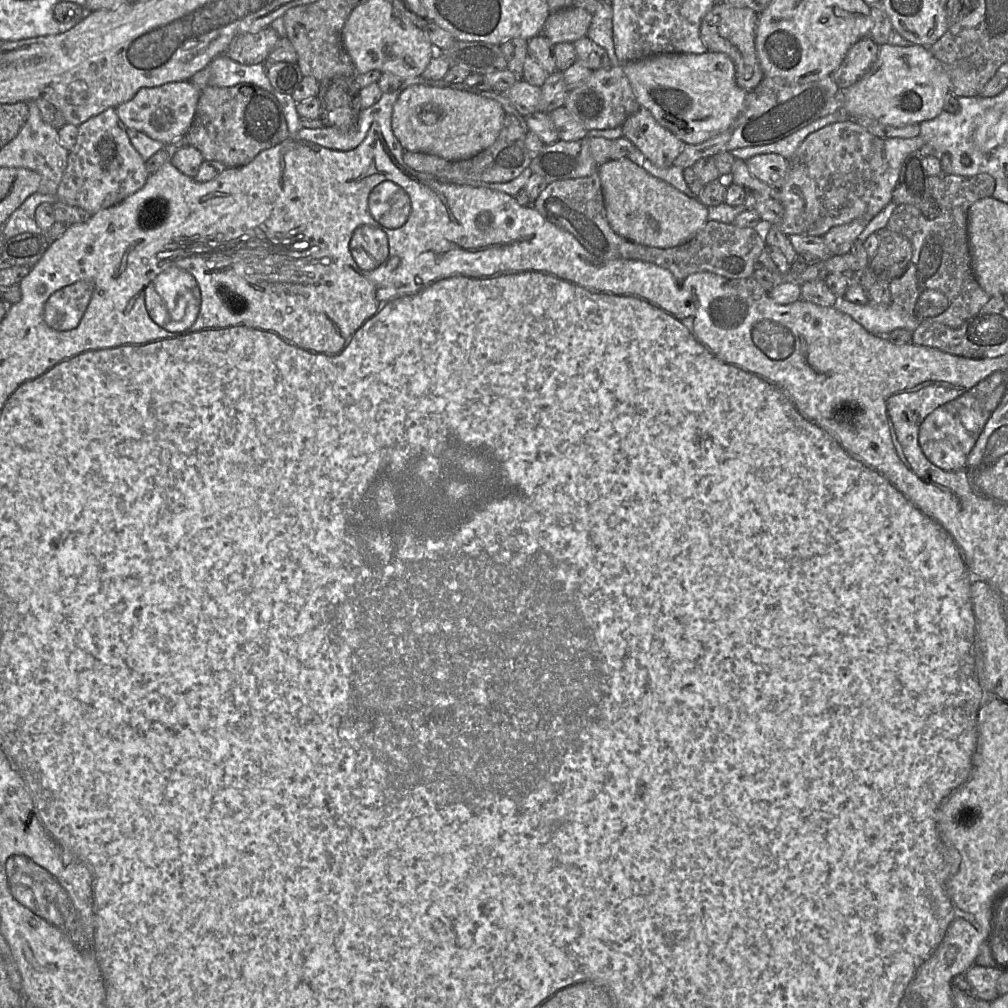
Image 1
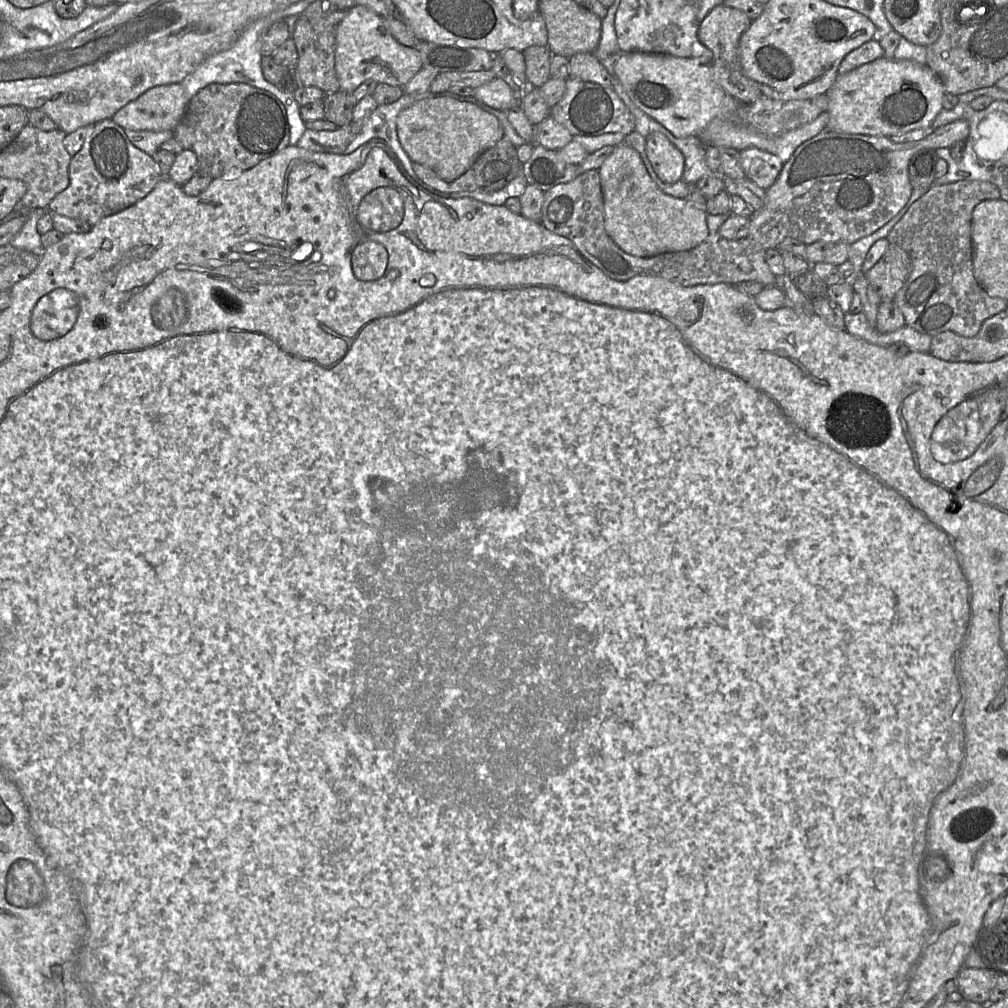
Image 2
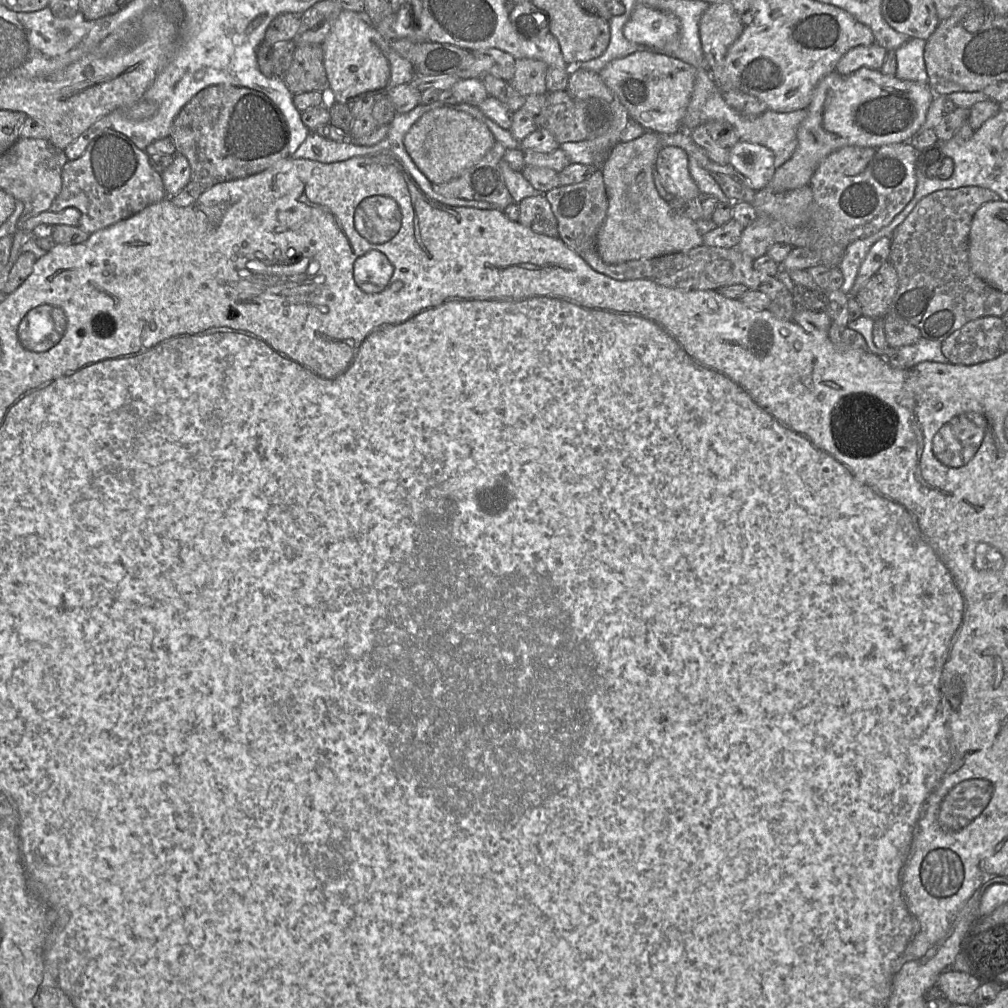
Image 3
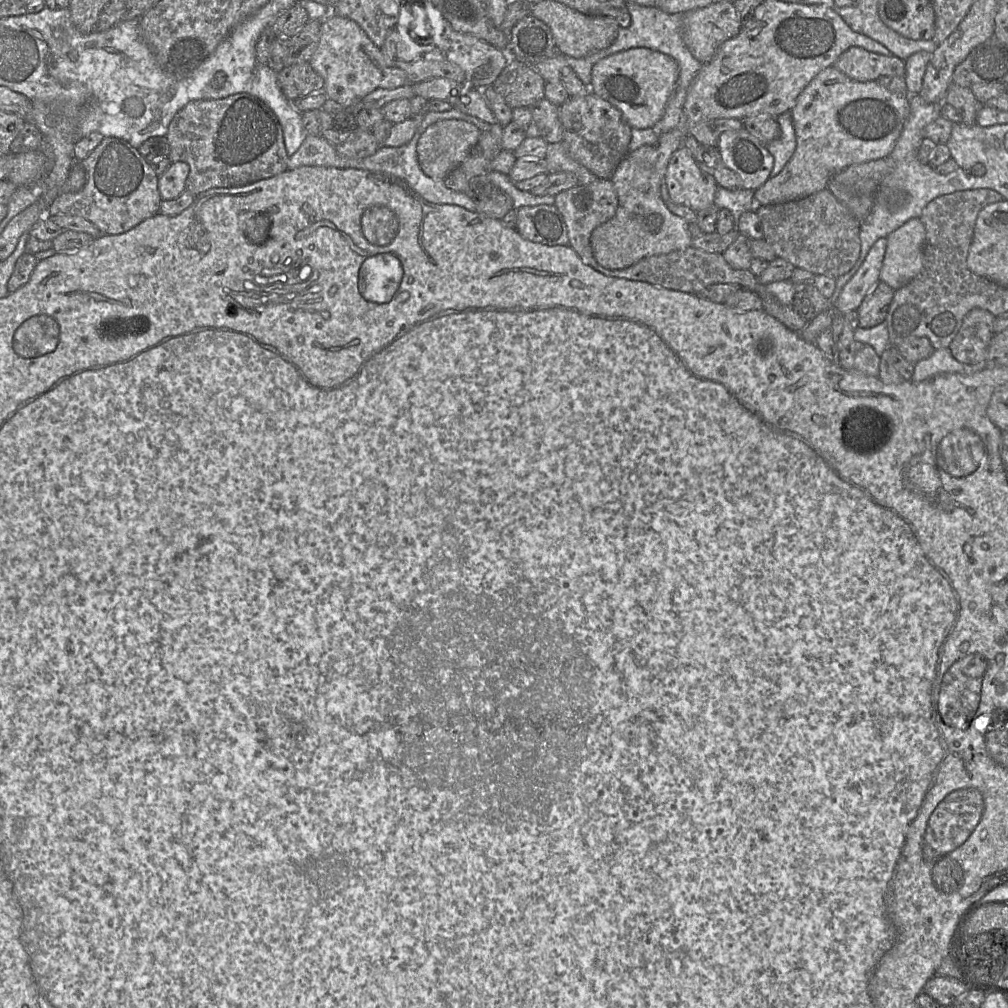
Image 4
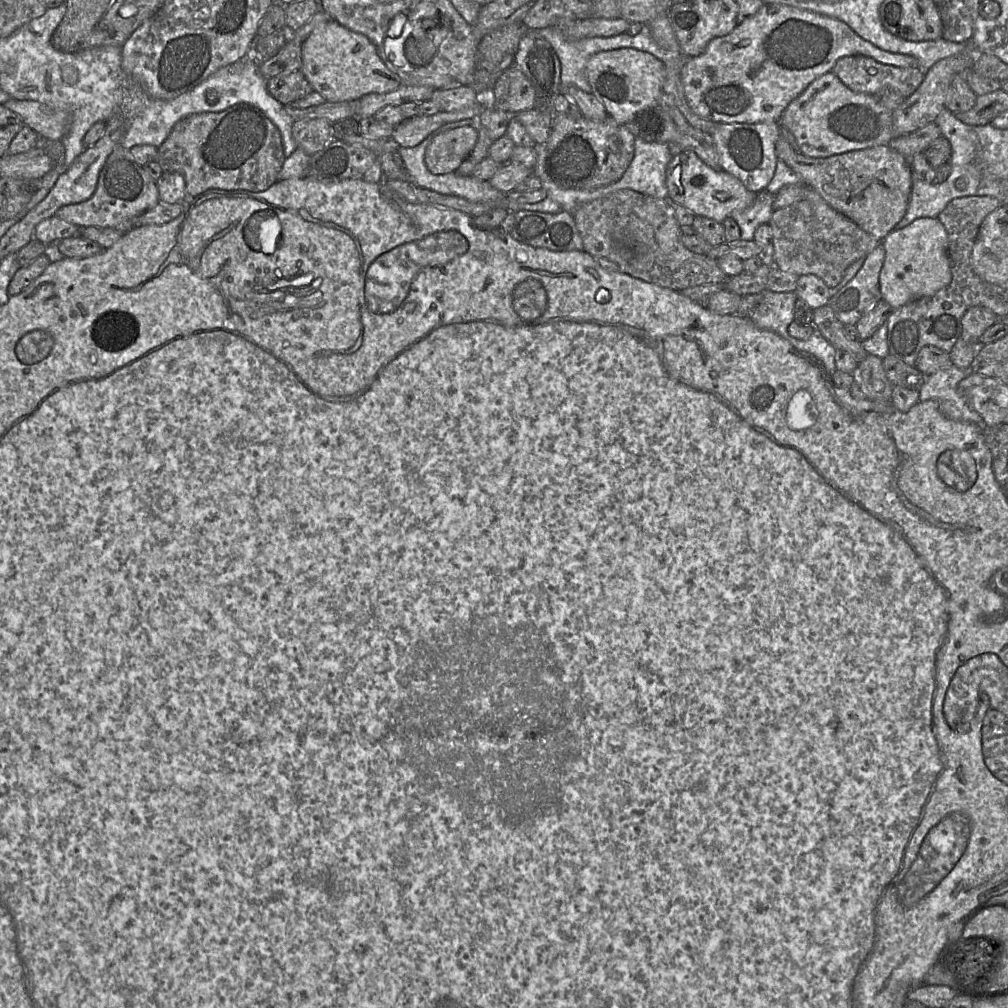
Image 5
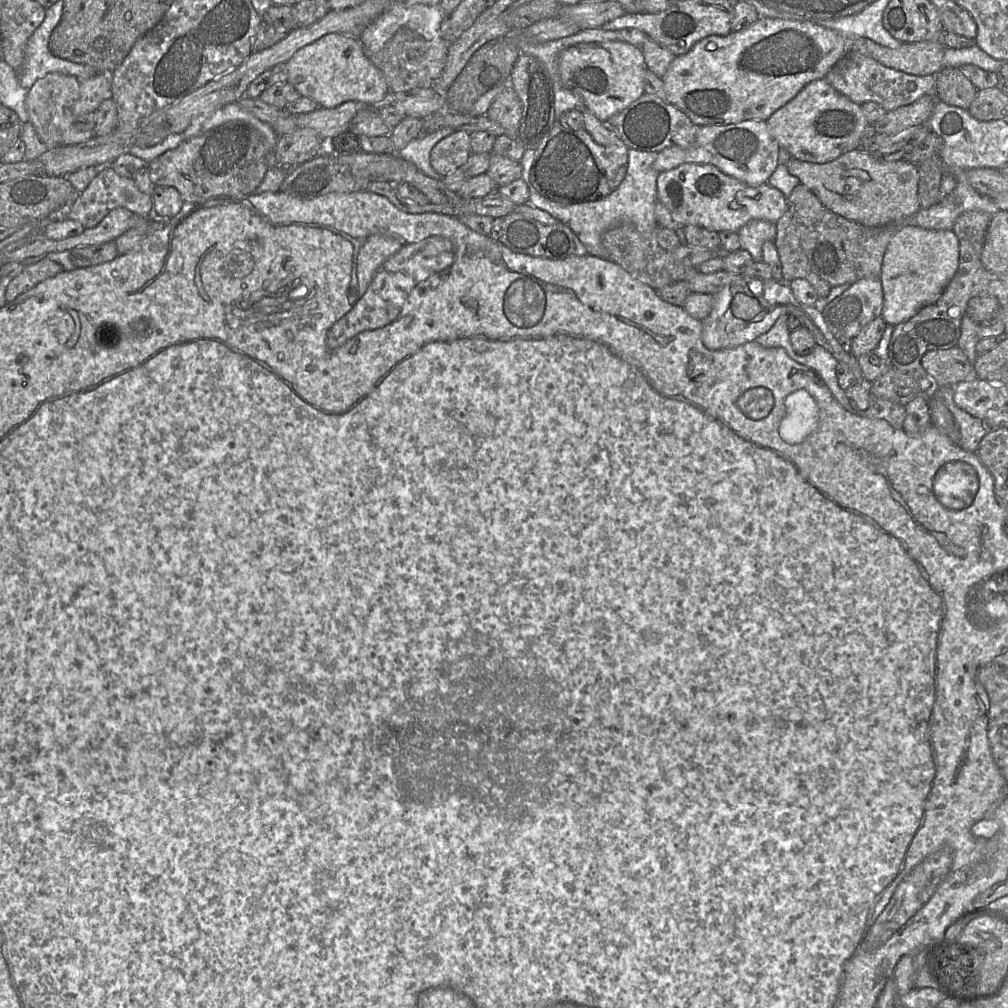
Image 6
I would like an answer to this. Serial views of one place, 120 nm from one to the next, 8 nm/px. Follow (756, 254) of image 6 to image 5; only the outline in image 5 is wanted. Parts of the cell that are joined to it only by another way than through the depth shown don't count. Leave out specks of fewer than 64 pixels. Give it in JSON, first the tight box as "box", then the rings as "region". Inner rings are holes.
{"box":[731,189,774,241],"region":[[[765,189],[757,193],[749,207],[731,214],[740,228],[740,239],[752,241],[757,227],[769,223],[774,211],[773,200],[774,195]]]}

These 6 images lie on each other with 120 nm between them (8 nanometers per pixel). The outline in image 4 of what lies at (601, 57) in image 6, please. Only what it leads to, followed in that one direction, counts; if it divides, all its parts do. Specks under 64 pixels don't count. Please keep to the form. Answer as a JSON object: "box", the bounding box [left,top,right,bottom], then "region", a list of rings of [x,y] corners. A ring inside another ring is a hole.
{"box":[590,48,679,128],"region":[[[630,48],[599,60],[592,68],[590,91],[616,107],[632,128],[653,128],[662,118],[675,87],[679,65],[670,56],[648,48]]]}

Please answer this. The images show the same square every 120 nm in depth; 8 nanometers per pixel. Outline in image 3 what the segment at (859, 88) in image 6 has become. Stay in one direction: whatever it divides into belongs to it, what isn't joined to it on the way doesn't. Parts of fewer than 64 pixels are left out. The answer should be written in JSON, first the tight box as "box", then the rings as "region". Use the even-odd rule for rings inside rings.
{"box":[835,43,887,75],"region":[[[877,43],[870,46],[856,46],[842,56],[835,70],[841,75],[849,75],[862,67],[880,70],[886,53],[887,50]]]}

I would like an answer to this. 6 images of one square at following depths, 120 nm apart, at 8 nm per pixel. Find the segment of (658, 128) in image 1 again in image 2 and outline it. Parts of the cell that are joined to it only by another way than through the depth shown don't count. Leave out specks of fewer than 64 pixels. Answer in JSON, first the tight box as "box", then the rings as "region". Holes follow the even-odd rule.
{"box":[645,132,685,184],"region":[[[660,132],[646,136],[645,143],[646,155],[659,179],[669,184],[680,181],[685,168],[683,153]]]}

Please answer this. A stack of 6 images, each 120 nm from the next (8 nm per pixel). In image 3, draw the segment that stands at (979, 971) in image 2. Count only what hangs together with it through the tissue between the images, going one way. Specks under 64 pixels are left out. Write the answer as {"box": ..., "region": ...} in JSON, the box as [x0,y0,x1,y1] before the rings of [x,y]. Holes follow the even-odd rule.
{"box":[936,969,981,1004],"region":[[[947,969],[937,979],[936,986],[945,994],[952,1004],[970,1004],[971,996],[981,984],[981,981],[969,973]]]}

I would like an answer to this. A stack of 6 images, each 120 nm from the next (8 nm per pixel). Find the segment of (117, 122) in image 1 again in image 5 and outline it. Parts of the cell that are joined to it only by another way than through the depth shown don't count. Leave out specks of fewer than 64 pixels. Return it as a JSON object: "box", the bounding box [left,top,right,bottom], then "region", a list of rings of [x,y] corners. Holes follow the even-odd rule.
{"box":[55,146,160,232],"region":[[[117,146],[100,171],[95,192],[80,203],[69,204],[56,211],[55,216],[79,227],[109,227],[128,232],[134,229],[135,218],[155,207],[160,201],[157,181],[136,163],[129,149]]]}

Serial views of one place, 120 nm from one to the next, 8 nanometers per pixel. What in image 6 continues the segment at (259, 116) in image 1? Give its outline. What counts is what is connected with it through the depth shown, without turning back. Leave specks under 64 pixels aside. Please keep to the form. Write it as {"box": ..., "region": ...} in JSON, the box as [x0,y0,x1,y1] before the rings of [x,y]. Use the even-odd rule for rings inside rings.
{"box":[148,115,277,203],"region":[[[254,115],[232,120],[201,135],[183,141],[178,147],[164,152],[148,163],[150,177],[156,186],[176,188],[184,202],[202,203],[216,197],[242,198],[254,193],[270,167],[276,166],[274,148],[277,137],[271,128]]]}

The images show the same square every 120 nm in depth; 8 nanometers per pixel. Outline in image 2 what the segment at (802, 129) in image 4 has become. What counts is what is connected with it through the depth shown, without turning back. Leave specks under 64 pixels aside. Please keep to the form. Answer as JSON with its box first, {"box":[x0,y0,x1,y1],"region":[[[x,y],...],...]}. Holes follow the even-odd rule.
{"box":[826,56,945,137],"region":[[[883,56],[847,74],[838,75],[827,92],[827,112],[830,120],[826,129],[848,134],[890,137],[929,127],[943,109],[944,94],[945,90],[941,80],[926,64],[919,64],[912,60],[888,59]]]}

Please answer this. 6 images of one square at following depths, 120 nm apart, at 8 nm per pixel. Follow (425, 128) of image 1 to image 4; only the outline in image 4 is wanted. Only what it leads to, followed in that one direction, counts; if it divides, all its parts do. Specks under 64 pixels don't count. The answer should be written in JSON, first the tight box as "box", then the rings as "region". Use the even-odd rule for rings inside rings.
{"box":[416,119,481,180],"region":[[[444,119],[429,125],[421,134],[416,146],[420,168],[430,178],[444,180],[470,155],[480,135],[481,130],[466,120]]]}

